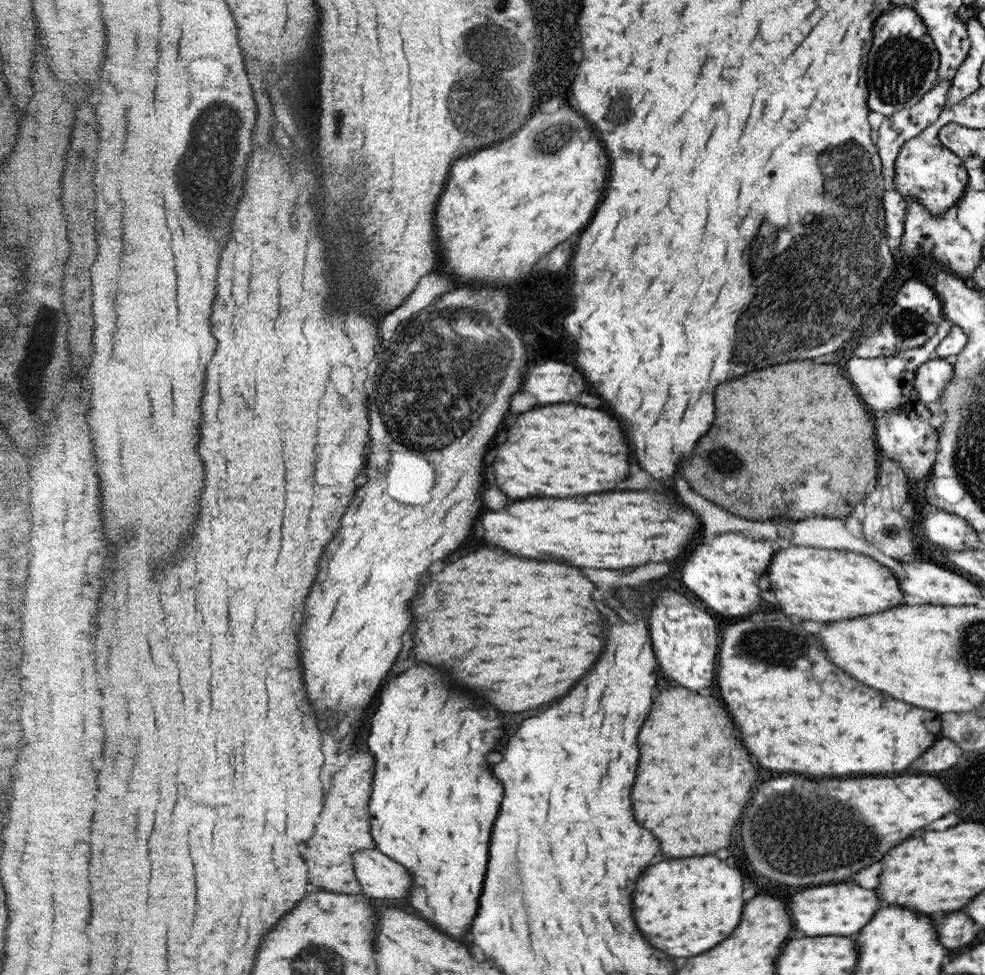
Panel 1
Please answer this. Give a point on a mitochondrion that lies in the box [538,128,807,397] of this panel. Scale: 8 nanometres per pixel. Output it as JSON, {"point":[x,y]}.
{"point":[758,340]}

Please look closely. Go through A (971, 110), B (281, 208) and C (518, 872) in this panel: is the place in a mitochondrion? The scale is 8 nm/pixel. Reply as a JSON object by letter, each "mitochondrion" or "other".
{"A":"other","B":"other","C":"mitochondrion"}

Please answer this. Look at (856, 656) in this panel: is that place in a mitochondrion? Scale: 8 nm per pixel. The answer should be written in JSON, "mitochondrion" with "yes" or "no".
{"mitochondrion":"no"}

